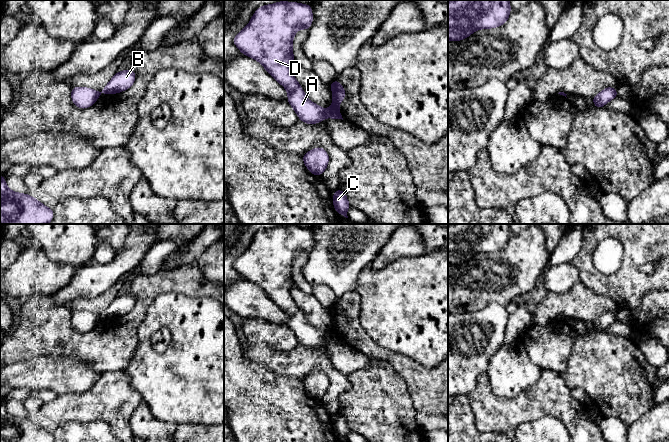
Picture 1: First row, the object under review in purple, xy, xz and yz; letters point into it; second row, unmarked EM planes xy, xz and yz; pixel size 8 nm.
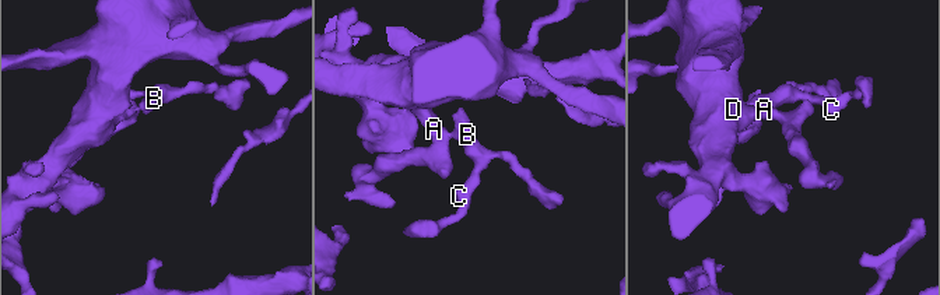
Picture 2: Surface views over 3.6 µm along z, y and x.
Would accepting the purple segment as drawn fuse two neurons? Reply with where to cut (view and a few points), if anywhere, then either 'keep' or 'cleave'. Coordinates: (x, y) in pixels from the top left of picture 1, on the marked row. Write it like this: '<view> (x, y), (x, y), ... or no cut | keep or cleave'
xz (324, 111), (326, 116) | cleave

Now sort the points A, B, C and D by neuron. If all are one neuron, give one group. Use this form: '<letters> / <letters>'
A D / B C

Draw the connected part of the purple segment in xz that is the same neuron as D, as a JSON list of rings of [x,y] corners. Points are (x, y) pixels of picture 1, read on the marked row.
[[[279,1],[259,7],[249,24],[233,38],[242,54],[260,62],[288,91],[287,101],[307,124],[319,123],[326,116],[322,107],[308,100],[291,72],[292,43],[294,34],[300,29],[309,30],[312,21],[311,5]]]

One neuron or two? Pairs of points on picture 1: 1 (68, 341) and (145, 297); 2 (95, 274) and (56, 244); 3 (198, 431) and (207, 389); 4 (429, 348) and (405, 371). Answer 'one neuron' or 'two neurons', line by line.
1: one neuron
2: two neurons
3: two neurons
4: two neurons

